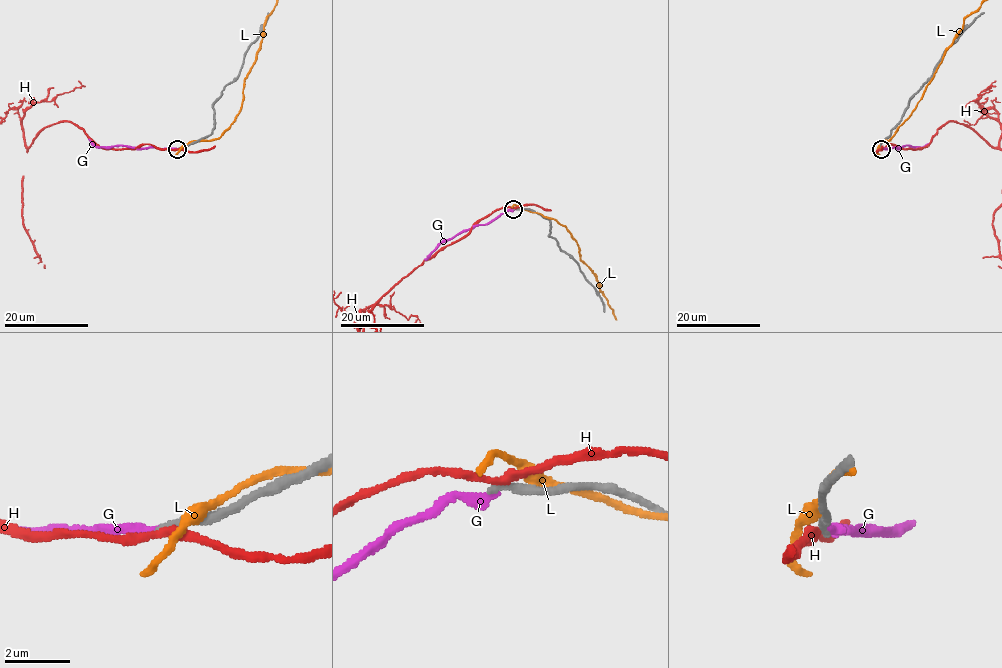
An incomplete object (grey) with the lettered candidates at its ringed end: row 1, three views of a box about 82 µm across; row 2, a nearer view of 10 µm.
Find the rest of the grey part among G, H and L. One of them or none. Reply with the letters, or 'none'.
none

